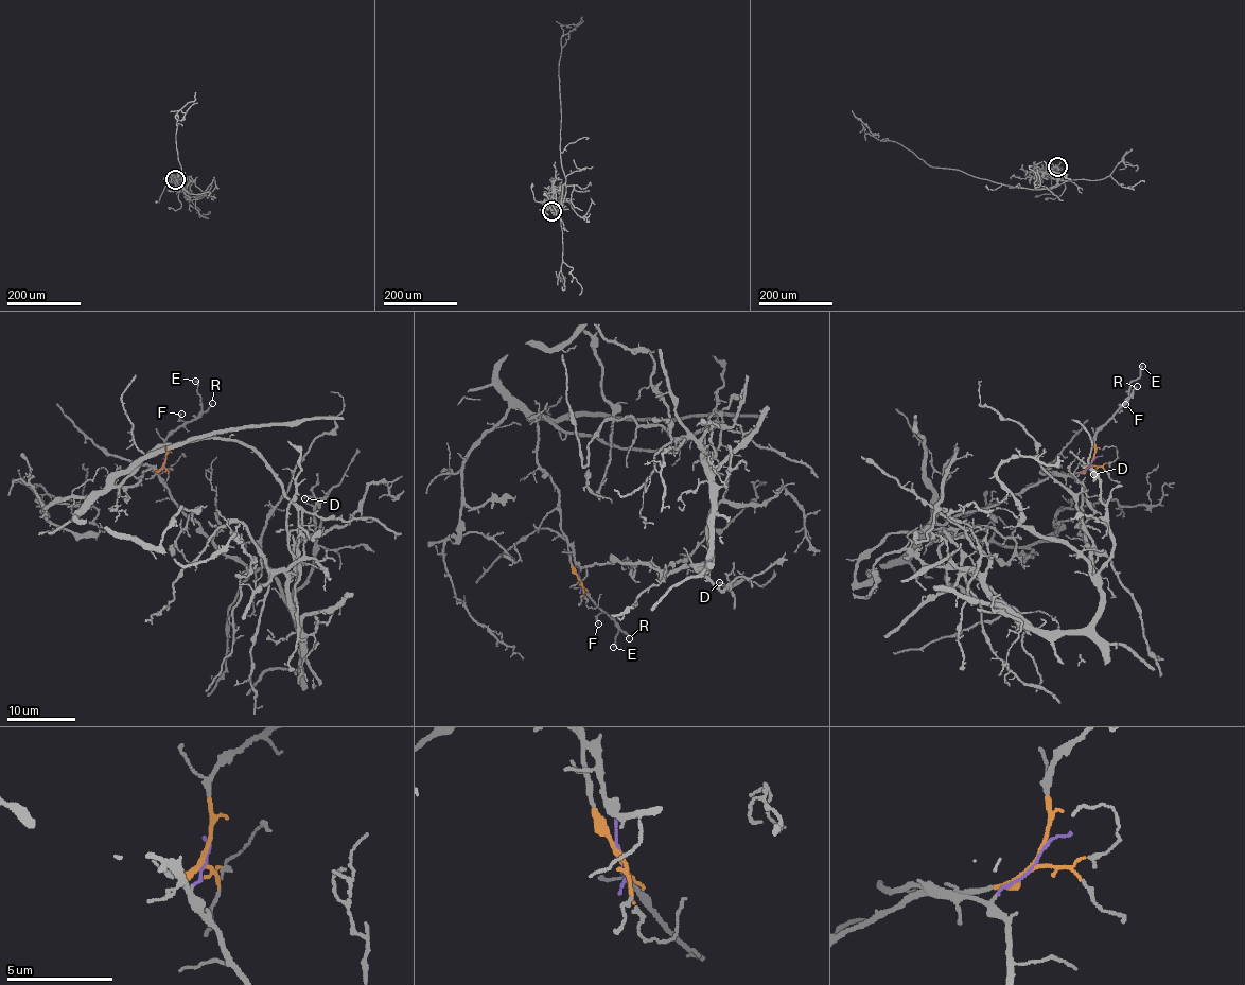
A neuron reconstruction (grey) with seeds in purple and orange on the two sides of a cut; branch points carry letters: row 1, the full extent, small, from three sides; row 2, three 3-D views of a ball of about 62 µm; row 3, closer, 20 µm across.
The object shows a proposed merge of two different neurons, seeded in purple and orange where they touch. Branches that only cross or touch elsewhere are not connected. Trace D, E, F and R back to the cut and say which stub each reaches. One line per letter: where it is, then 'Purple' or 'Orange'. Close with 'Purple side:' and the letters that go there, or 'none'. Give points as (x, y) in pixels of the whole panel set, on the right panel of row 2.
D: Place: (1093, 474). Purple
E: Place: (1142, 366). Orange
F: Place: (1125, 404). Orange
R: Place: (1137, 386). Orange
Purple side: D

